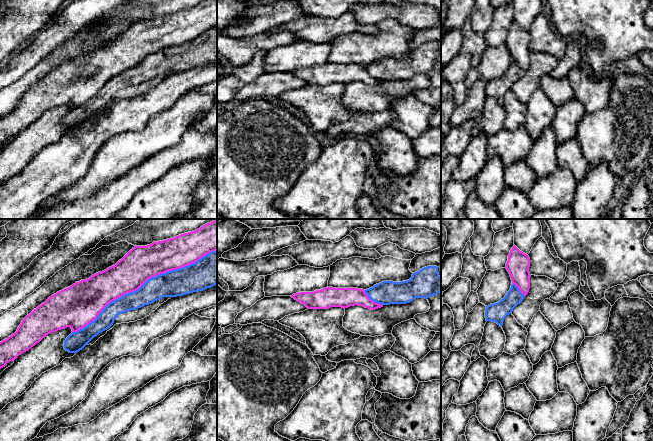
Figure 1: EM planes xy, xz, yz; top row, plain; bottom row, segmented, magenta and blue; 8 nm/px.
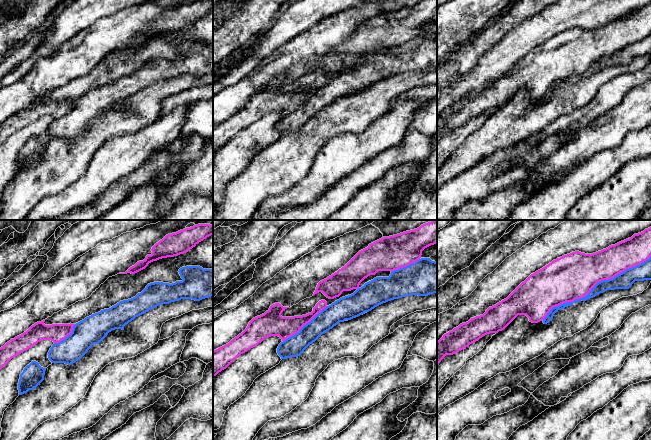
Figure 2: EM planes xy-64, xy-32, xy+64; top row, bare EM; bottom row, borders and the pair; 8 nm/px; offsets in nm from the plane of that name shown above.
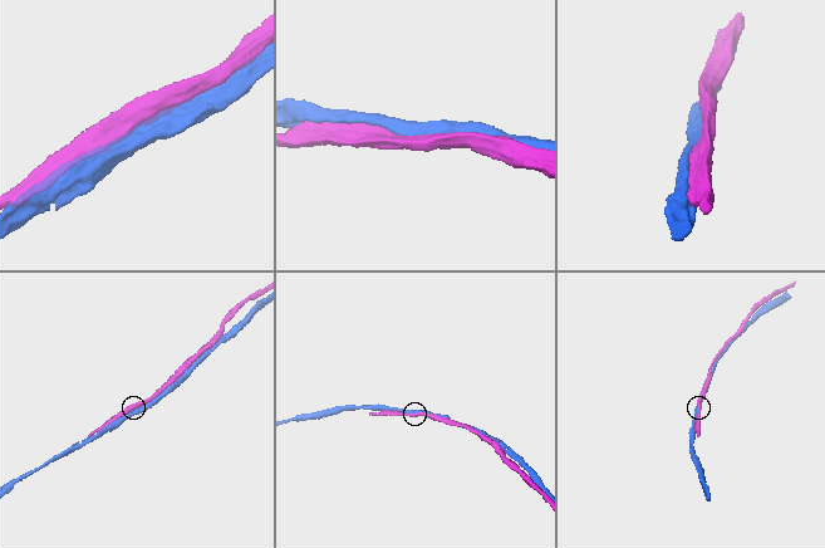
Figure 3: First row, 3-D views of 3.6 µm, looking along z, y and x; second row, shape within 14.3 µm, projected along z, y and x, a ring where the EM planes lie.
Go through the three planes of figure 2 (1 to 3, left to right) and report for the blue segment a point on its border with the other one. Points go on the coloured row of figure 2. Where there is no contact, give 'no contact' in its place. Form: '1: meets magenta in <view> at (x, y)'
1: meets magenta in xy-64 at (66, 336)
2: meets magenta in xy-32 at (305, 324)
3: meets magenta in xy+64 at (595, 284)

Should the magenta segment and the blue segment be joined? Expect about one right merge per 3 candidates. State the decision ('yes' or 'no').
no

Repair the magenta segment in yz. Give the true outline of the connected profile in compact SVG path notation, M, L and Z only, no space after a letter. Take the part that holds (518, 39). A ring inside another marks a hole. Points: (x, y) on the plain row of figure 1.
M515 21L510 26L506 45L510 50L512 60L515 60L525 72L530 65L530 34L520 27Z

